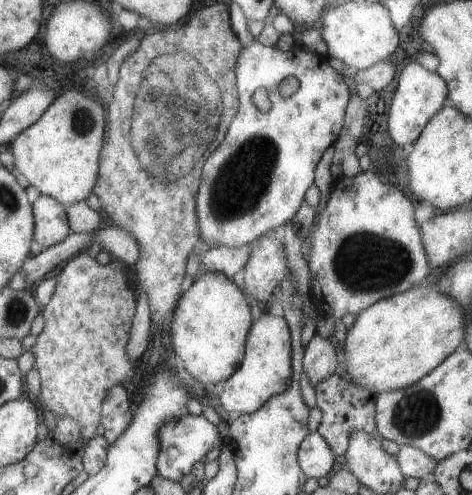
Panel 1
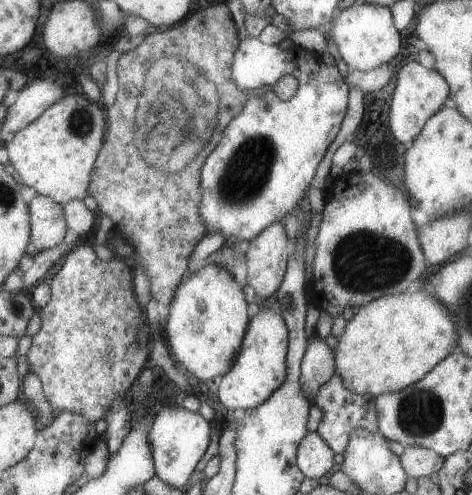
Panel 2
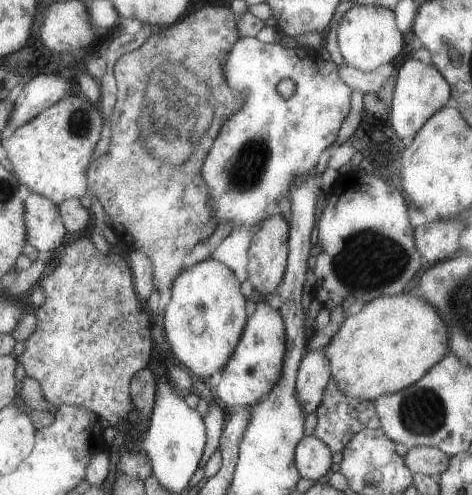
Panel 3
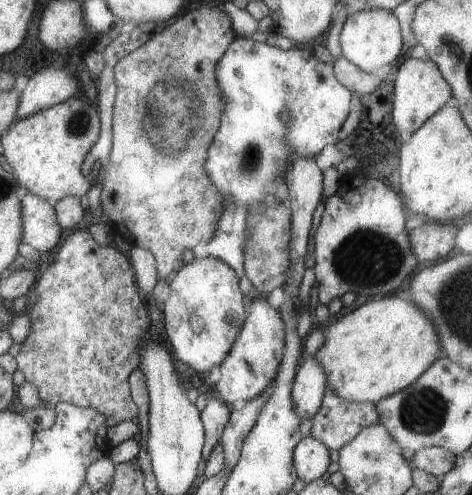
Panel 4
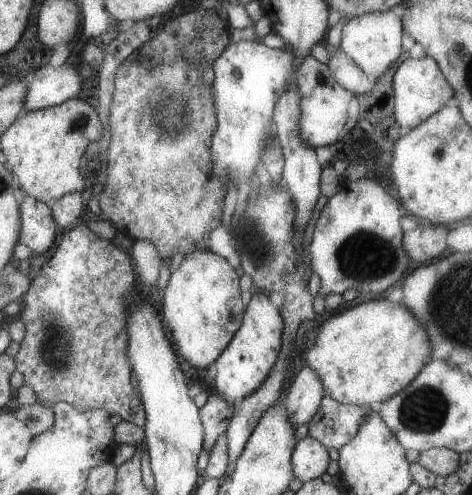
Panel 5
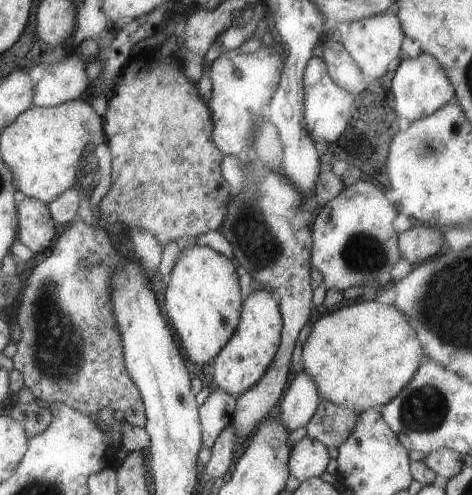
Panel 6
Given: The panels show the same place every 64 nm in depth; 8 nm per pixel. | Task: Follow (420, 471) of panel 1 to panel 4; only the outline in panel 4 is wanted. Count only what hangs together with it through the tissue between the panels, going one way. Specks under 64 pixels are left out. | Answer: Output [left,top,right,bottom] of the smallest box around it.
[409,448,455,478]

